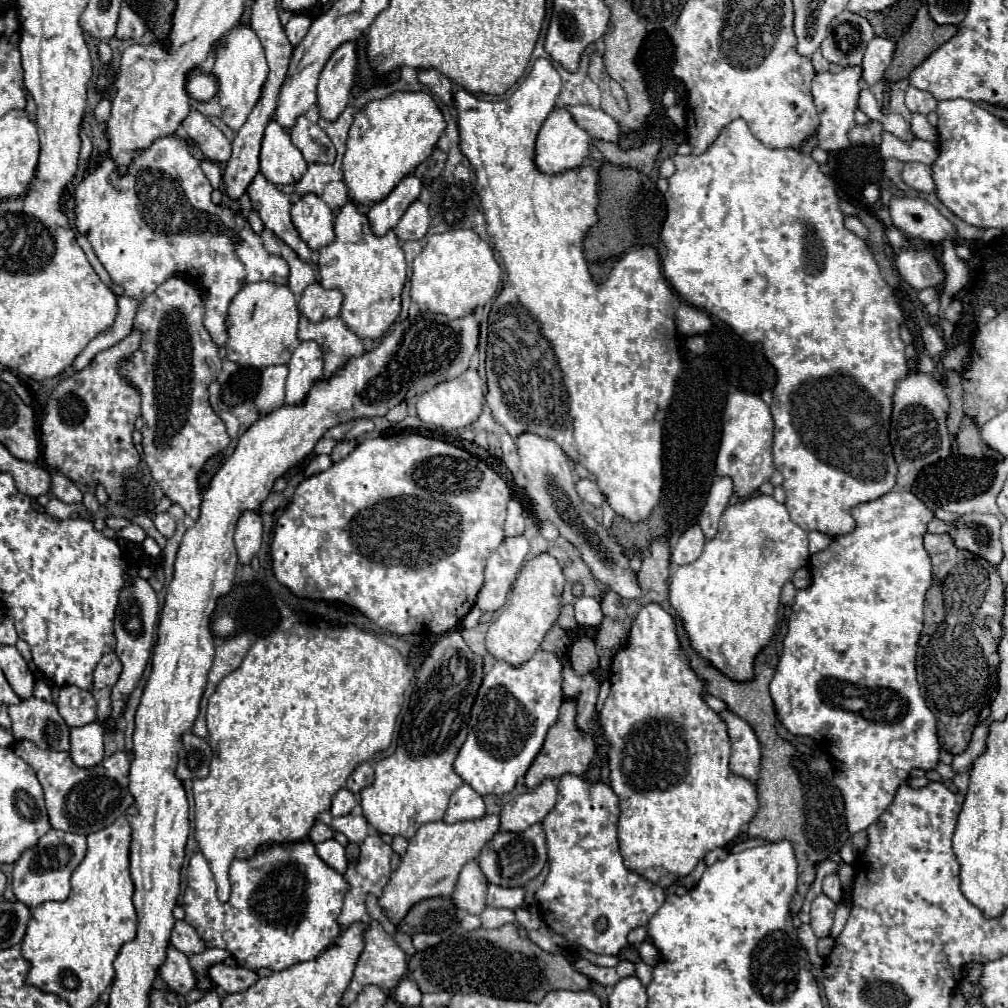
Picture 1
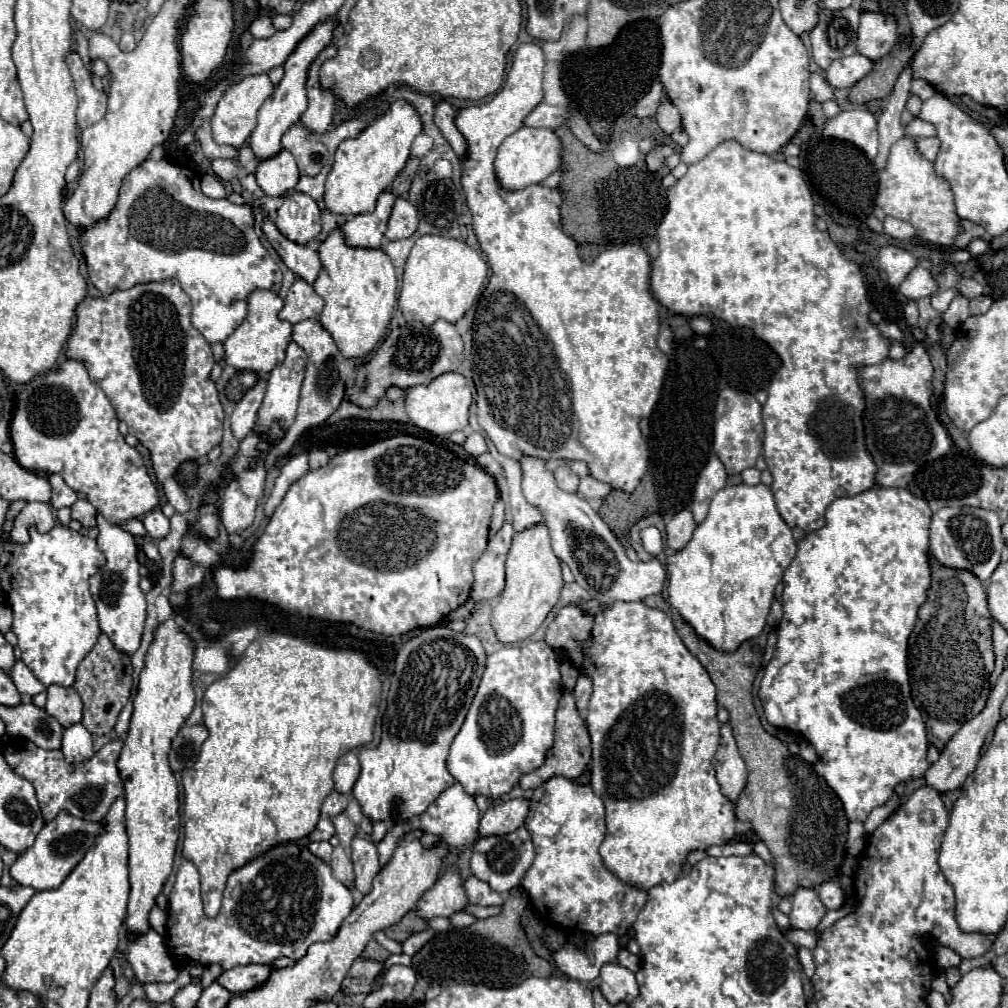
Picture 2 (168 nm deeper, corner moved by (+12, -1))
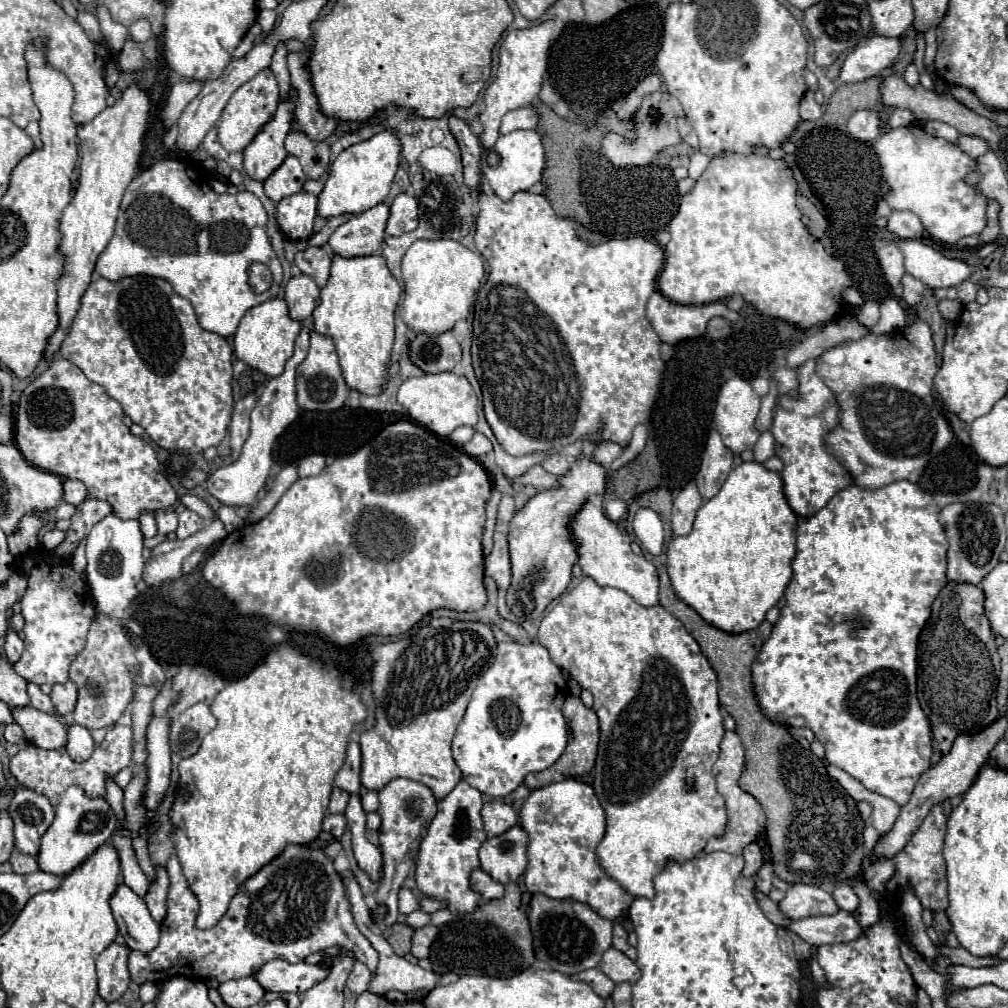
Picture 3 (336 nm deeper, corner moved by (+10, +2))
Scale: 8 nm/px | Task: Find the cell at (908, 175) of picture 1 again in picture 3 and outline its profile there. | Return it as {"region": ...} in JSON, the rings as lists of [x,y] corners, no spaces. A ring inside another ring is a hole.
{"region":[[[906,126],[906,128],[894,128],[894,130],[884,132],[876,140],[874,152],[876,152],[878,162],[882,166],[882,178],[890,186],[884,200],[888,202],[888,206],[892,210],[914,212],[922,220],[922,226],[928,230],[928,234],[932,238],[938,238],[940,242],[946,242],[946,244],[956,244],[960,238],[980,234],[984,230],[984,226],[986,226],[986,200],[964,182],[964,176],[972,170],[974,160],[970,156],[966,156],[964,152],[960,152],[956,146],[952,146],[944,138],[934,138],[934,136],[926,134],[918,126]]]}

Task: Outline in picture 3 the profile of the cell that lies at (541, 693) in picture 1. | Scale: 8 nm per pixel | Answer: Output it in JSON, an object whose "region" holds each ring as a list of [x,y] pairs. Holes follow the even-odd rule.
{"region":[[[500,642],[494,664],[480,676],[452,742],[462,778],[482,794],[500,798],[516,790],[526,774],[552,766],[568,740],[560,710],[566,694],[566,678],[540,642]]]}

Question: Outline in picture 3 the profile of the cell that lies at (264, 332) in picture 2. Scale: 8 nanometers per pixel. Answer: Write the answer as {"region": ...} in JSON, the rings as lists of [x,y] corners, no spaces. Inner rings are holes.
{"region":[[[282,298],[266,300],[254,308],[250,308],[238,324],[234,334],[234,354],[238,360],[246,362],[250,368],[260,370],[266,376],[280,376],[284,370],[284,362],[292,356],[294,340],[300,332],[302,324],[288,318],[288,306]]]}

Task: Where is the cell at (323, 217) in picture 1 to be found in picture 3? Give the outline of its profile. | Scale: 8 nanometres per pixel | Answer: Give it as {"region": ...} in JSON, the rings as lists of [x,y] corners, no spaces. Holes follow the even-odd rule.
{"region":[[[304,190],[282,198],[278,202],[276,220],[284,236],[290,240],[306,240],[314,232],[314,222],[318,216],[316,206],[318,198]]]}

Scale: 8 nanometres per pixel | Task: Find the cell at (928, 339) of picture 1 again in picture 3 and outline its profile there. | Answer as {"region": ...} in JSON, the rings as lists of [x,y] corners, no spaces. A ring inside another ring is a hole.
{"region":[[[904,274],[902,284],[904,284],[904,294],[902,294],[902,298],[906,300],[906,304],[908,304],[908,306],[920,304],[922,294],[924,294],[924,284],[922,284],[920,280],[912,278],[910,274]]]}

